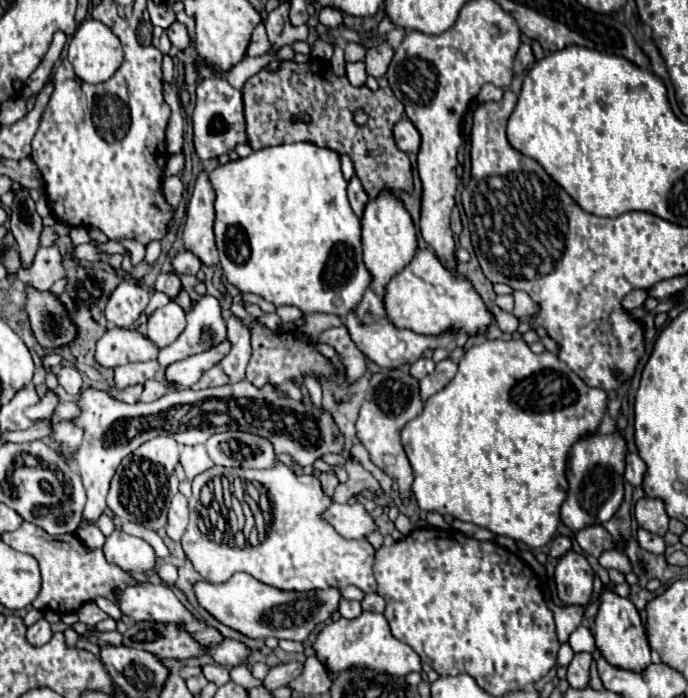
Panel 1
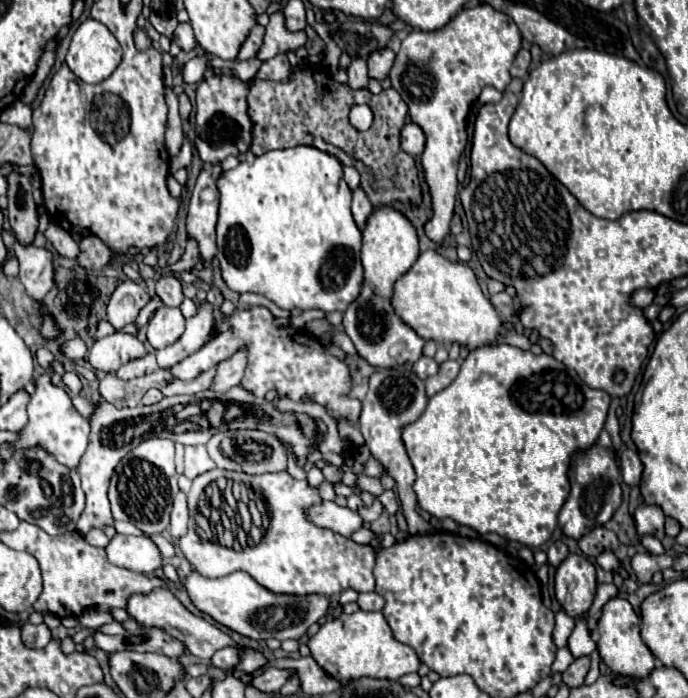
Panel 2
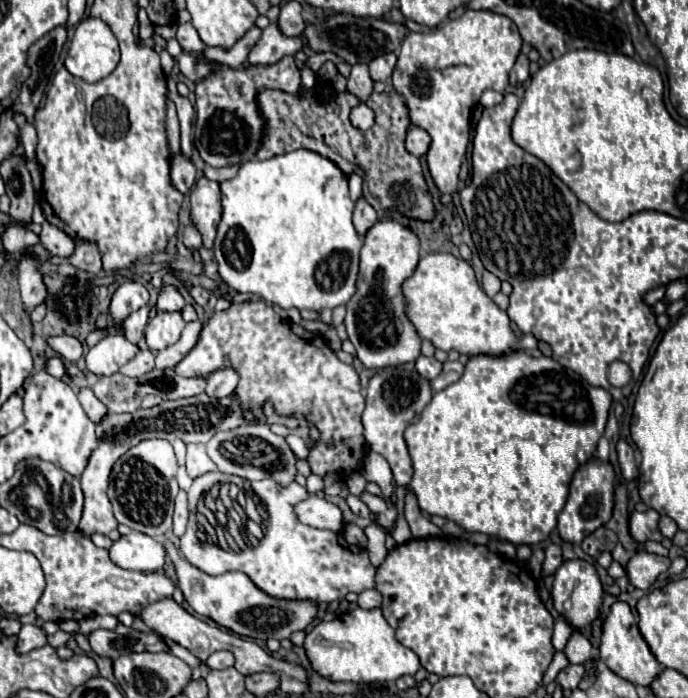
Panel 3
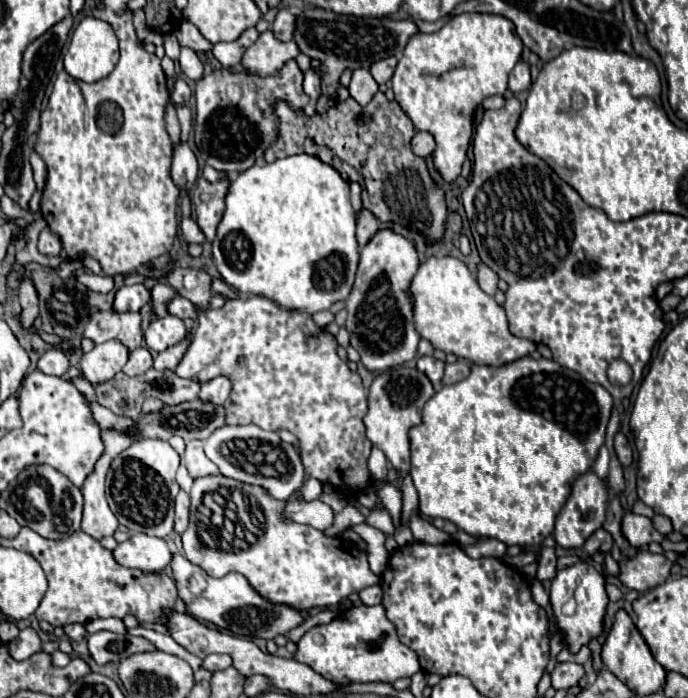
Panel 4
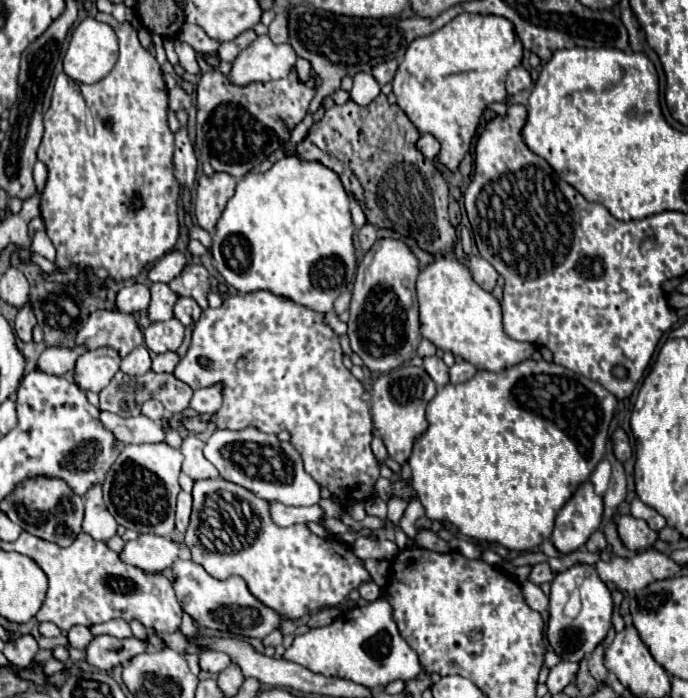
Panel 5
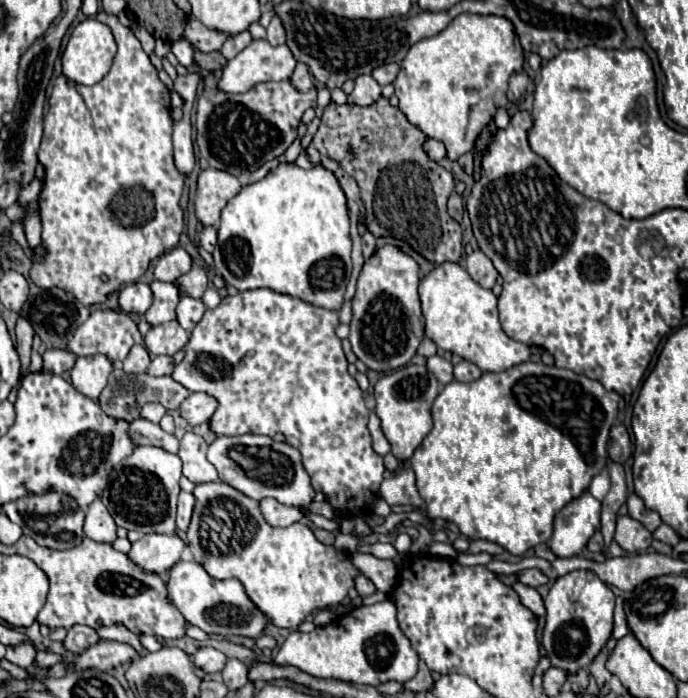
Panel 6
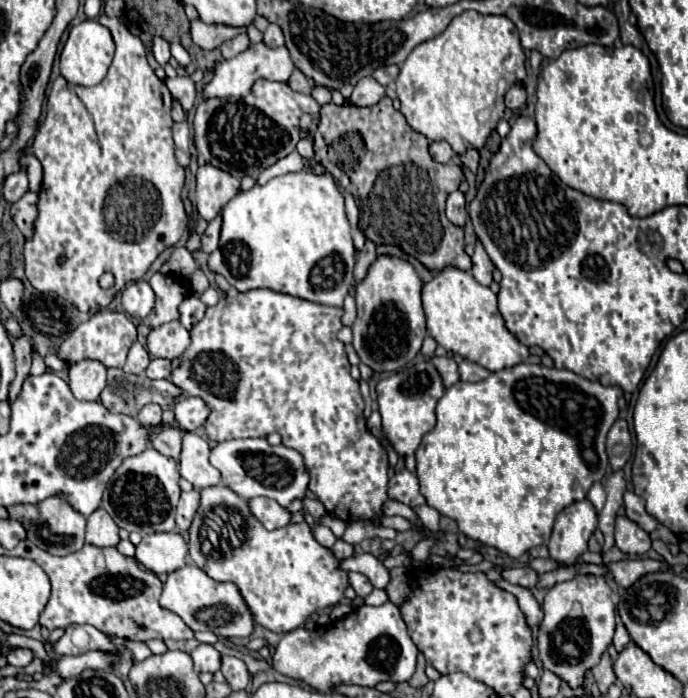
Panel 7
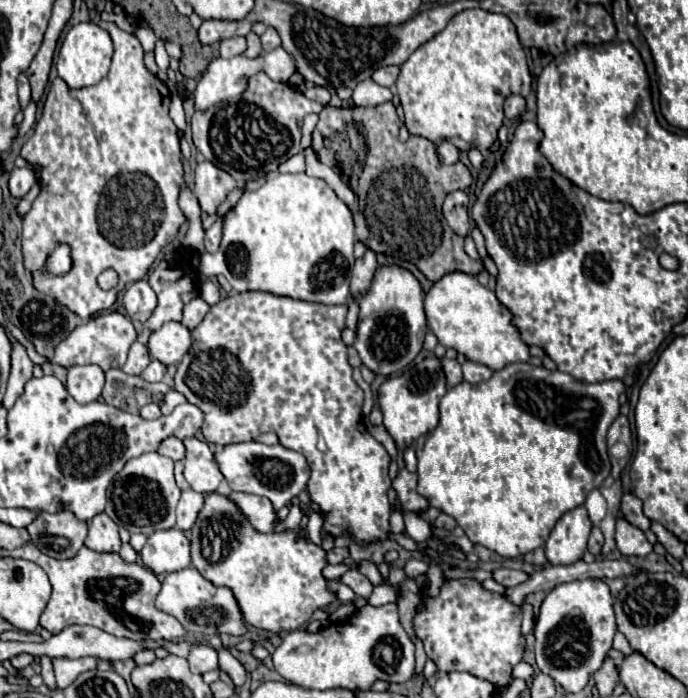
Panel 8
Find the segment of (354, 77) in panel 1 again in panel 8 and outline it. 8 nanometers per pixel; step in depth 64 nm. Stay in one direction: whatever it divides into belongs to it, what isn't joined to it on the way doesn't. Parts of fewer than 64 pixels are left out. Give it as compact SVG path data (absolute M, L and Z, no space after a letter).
M366 78L354 88L352 100L356 106L378 106L382 102L392 100L392 92L380 84L376 84L372 78Z

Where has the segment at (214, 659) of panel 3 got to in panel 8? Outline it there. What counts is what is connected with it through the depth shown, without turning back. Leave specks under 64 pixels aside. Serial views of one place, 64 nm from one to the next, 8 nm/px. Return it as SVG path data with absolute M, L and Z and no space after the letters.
M200 644L200 646L192 648L188 662L190 662L190 670L194 674L204 674L204 672L218 668L218 652L208 644Z

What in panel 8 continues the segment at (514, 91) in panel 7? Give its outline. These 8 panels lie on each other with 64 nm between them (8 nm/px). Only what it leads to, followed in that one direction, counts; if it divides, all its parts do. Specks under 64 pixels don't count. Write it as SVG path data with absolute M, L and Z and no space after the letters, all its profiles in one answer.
M508 96L506 98L506 104L504 104L504 112L506 112L506 118L518 118L518 114L522 114L526 110L526 100L524 96Z

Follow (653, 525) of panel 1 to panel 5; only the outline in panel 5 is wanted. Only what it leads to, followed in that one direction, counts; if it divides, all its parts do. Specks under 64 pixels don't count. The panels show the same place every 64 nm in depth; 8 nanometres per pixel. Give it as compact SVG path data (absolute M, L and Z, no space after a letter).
M618 516L618 534L628 550L646 550L658 540L658 532L654 532L644 520L634 516Z

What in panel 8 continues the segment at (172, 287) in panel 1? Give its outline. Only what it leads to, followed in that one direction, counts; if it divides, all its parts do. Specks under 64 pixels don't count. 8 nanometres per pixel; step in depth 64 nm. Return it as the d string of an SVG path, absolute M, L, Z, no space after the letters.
M202 298L190 300L190 302L184 306L184 318L182 318L182 324L184 324L188 330L196 328L196 326L202 322L202 318L206 316L208 308L210 308L210 306L208 306Z

